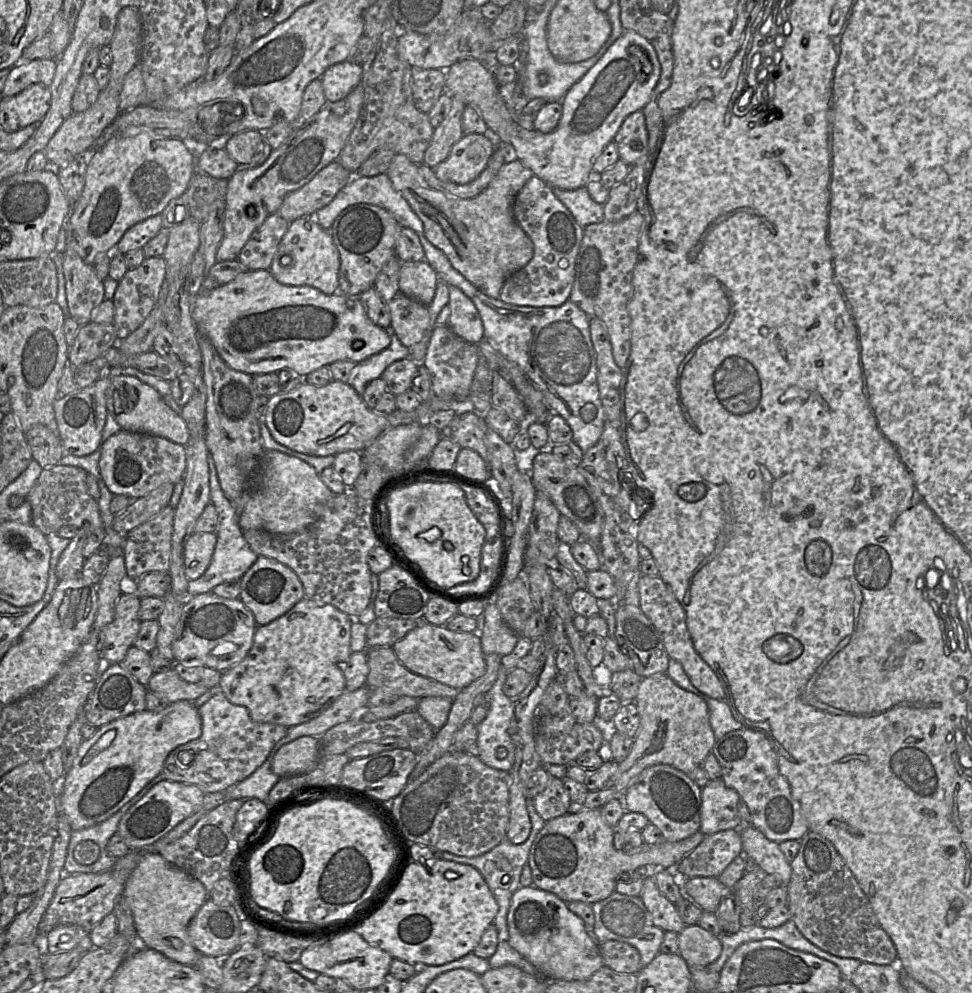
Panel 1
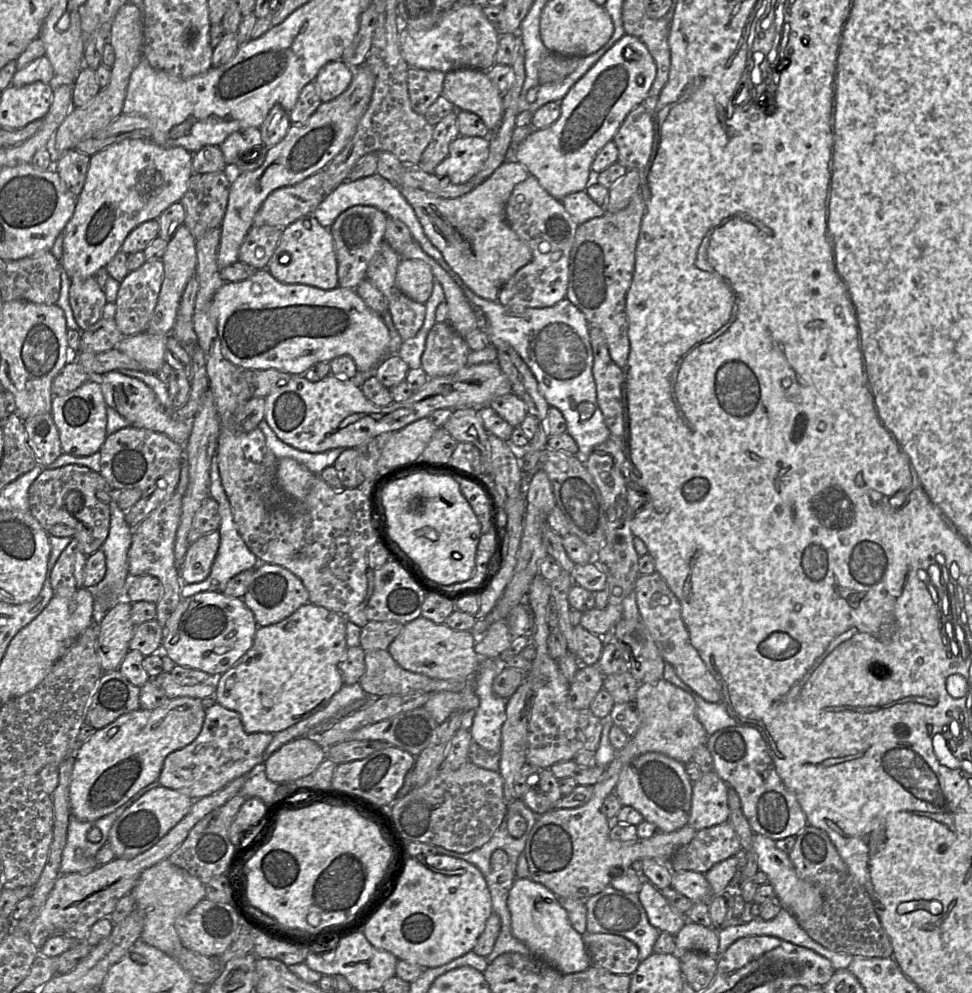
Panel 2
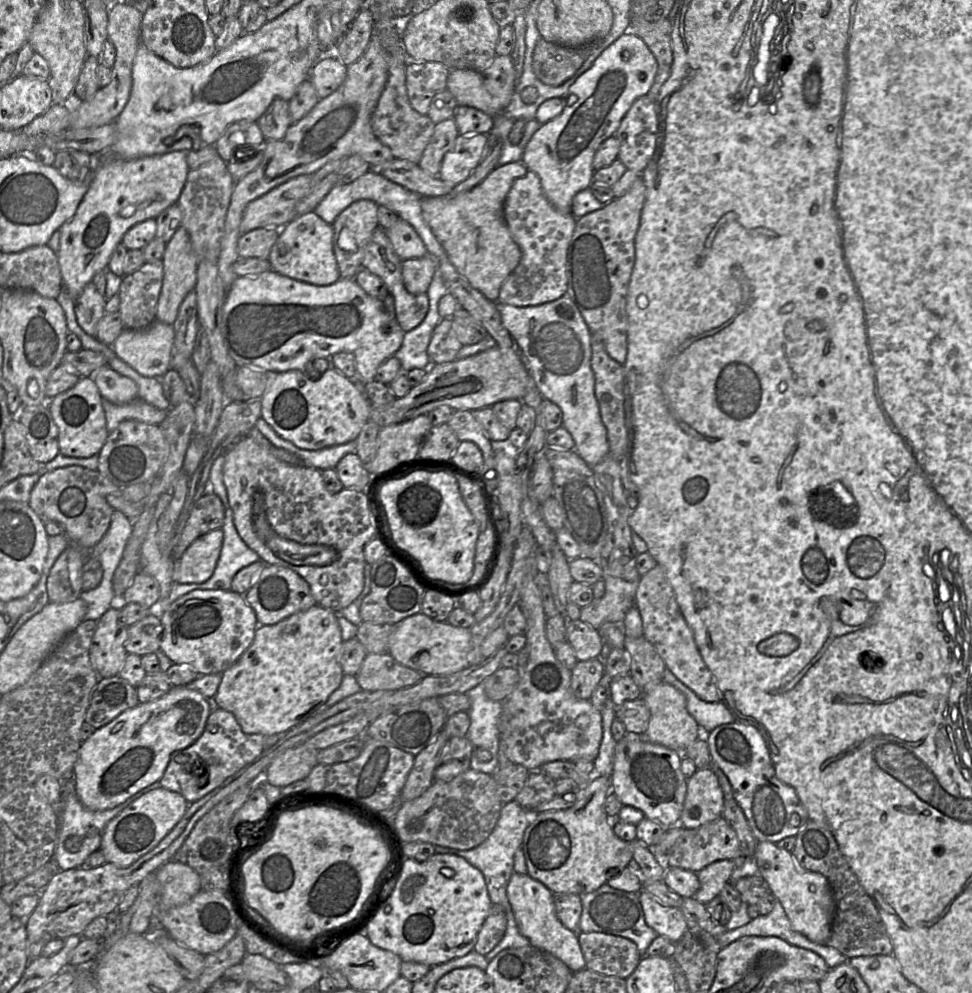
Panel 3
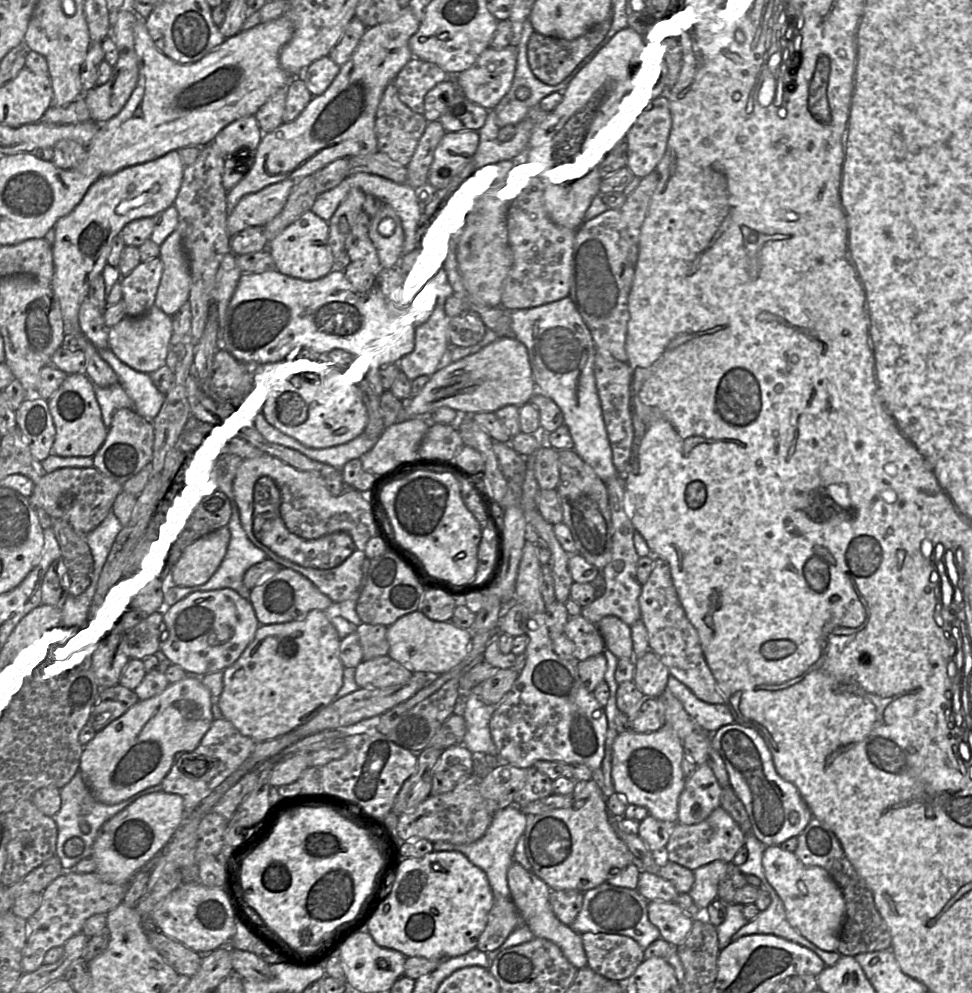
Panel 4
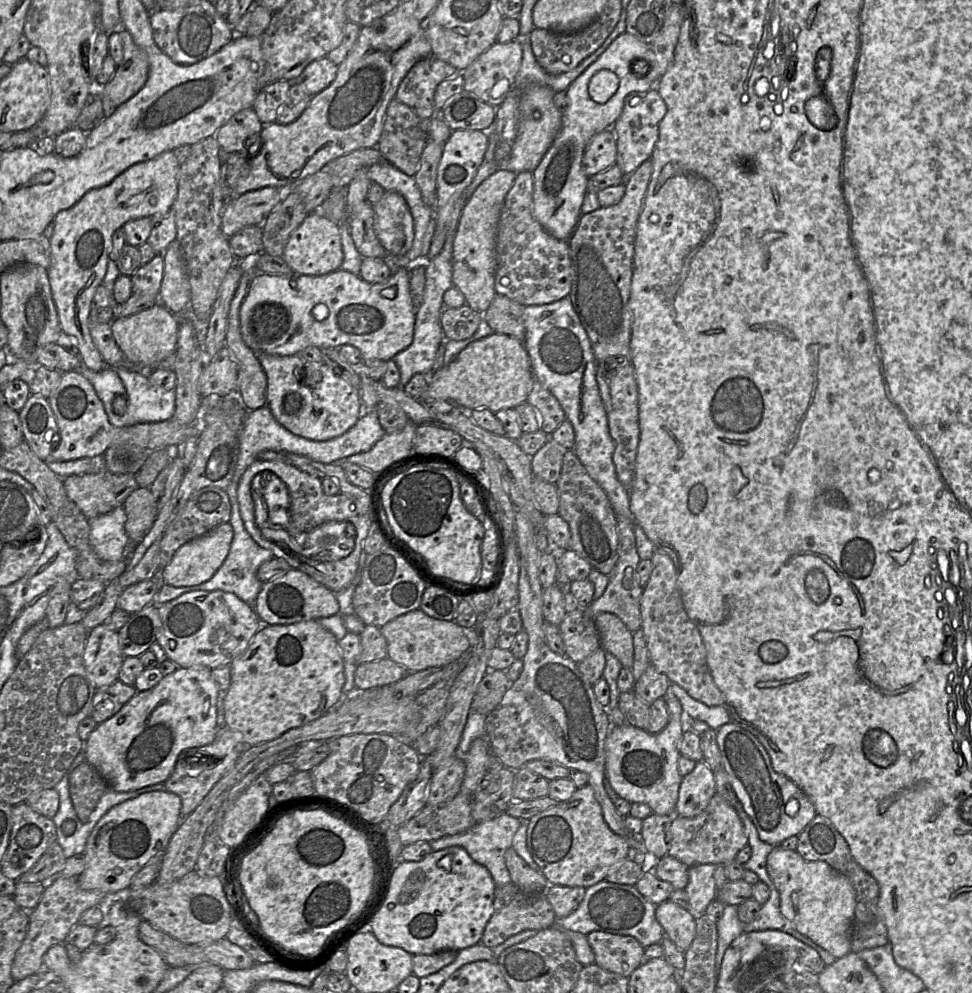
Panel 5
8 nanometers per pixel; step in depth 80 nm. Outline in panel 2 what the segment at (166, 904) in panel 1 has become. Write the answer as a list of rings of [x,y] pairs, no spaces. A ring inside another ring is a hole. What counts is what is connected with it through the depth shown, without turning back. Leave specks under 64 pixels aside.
[[[164,859],[141,873],[131,893],[136,908],[143,913],[143,930],[140,939],[167,955],[176,957],[185,947],[181,944],[174,922],[206,897],[205,885],[185,869],[174,865],[169,859]]]

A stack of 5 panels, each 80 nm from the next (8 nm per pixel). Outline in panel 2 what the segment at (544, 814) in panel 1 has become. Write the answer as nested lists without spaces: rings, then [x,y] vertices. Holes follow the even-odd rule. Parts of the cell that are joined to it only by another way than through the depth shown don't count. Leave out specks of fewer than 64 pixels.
[[[543,769],[538,775],[538,783],[532,786],[522,797],[523,802],[537,815],[554,809],[562,798],[557,779],[550,769]]]

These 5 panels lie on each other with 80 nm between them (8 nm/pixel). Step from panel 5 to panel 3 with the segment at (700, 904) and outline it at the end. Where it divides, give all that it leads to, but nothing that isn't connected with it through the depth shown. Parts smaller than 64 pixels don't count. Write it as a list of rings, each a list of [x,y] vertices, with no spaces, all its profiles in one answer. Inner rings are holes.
[[[725,859],[715,861],[697,872],[700,887],[694,898],[706,905],[716,896],[719,896],[734,869],[733,860]]]

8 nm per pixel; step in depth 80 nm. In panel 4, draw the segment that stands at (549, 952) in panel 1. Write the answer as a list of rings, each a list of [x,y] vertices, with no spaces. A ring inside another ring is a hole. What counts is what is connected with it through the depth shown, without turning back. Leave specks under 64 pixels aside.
[[[513,862],[508,870],[508,886],[510,898],[519,910],[524,925],[531,930],[534,936],[545,938],[555,943],[568,961],[577,969],[586,967],[587,956],[583,947],[581,934],[557,918],[549,901],[551,891],[549,886],[532,871],[526,870],[517,862]]]

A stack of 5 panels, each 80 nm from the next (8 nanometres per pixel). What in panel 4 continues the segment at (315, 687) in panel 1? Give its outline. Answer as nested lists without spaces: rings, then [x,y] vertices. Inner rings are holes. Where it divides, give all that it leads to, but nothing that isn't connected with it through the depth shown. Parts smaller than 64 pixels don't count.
[[[317,609],[310,611],[303,619],[297,619],[285,623],[260,625],[256,631],[254,639],[246,647],[240,657],[223,671],[223,690],[220,696],[214,699],[219,705],[223,718],[231,722],[243,736],[251,738],[256,743],[273,740],[309,722],[321,710],[335,700],[336,694],[343,685],[345,667],[339,658],[340,642],[341,639],[336,628],[328,619],[328,613]]]

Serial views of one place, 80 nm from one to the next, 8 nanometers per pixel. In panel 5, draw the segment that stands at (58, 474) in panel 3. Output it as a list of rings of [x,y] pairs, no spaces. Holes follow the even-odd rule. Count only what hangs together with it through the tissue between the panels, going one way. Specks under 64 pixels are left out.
[[[109,471],[70,475],[63,478],[67,496],[90,520],[122,506],[139,485],[133,474]]]

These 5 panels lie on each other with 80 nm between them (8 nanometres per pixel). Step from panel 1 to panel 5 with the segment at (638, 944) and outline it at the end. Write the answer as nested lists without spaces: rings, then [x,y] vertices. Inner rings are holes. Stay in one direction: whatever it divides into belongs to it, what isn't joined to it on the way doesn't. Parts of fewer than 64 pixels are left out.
[[[602,880],[586,888],[585,896],[578,908],[570,915],[558,919],[556,925],[563,930],[589,934],[601,931],[635,937],[646,948],[660,943],[664,930],[655,917],[656,905],[647,900],[635,887]]]

